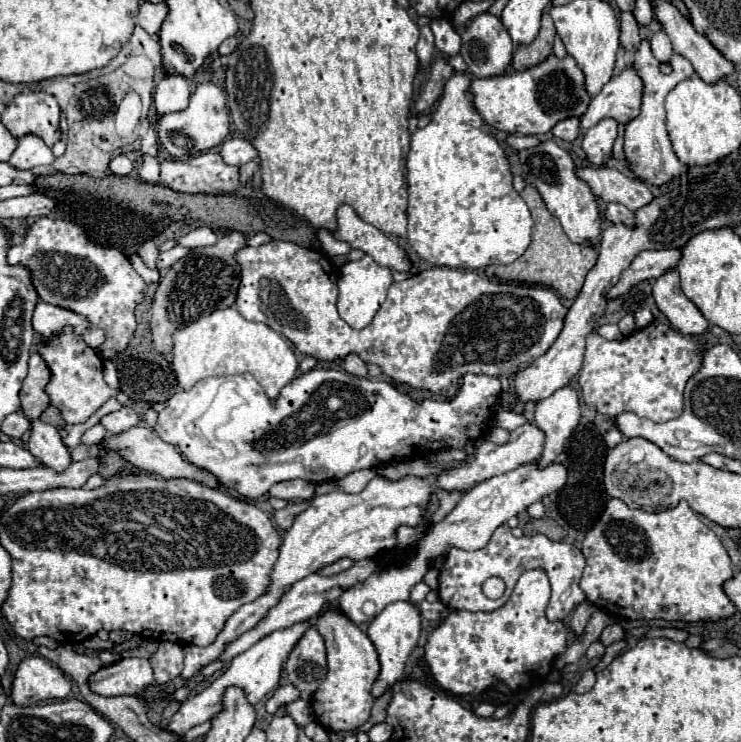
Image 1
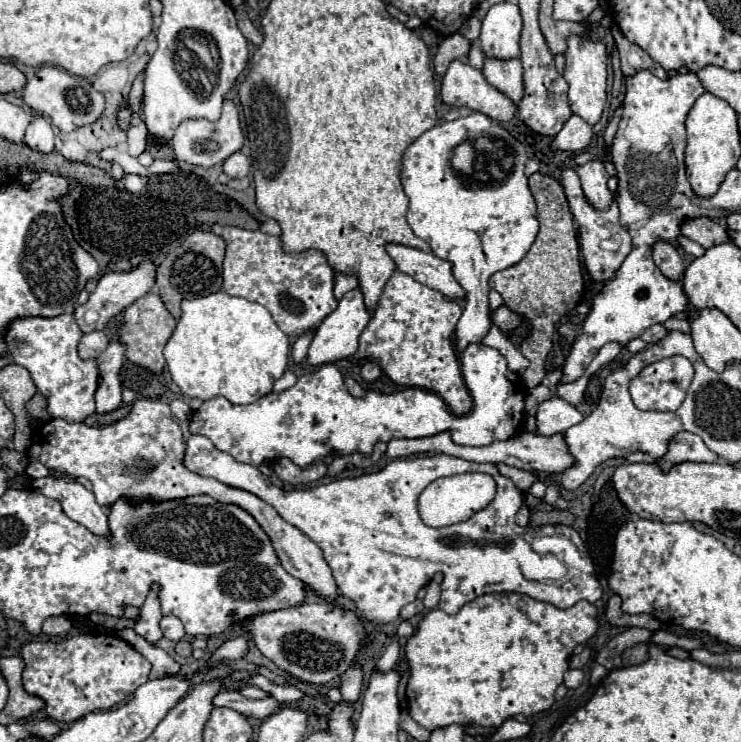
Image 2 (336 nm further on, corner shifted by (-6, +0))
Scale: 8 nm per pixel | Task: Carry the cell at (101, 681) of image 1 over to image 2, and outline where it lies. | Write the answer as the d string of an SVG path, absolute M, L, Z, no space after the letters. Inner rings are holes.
M81 634L61 642L31 642L21 648L25 660L23 686L45 700L45 712L55 722L75 722L95 710L109 710L147 682L151 662L119 636Z

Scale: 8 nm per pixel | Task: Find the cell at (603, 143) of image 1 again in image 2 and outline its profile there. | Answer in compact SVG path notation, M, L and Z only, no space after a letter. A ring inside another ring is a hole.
M589 160L587 164L577 168L577 174L581 178L581 186L583 186L587 202L599 210L609 208L609 204L611 204L611 192L607 190L609 176L607 176L603 162Z

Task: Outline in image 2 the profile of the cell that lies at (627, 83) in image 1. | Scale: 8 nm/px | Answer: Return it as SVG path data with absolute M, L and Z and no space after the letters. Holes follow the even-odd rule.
M571 116L563 130L555 136L553 140L553 148L557 150L567 150L567 152L581 152L589 142L591 142L591 136L593 136L593 128L581 118L581 116Z

